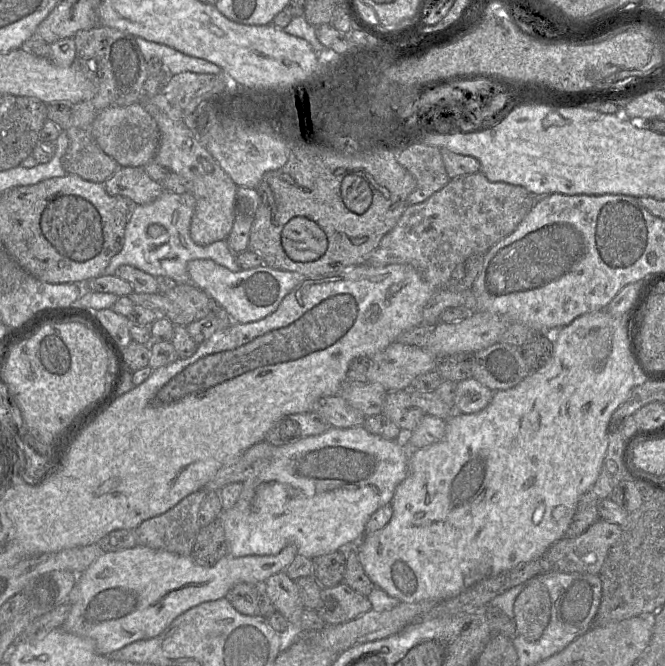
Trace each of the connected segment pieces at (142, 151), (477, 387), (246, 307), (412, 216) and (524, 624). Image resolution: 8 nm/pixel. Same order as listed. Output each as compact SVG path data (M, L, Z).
M141 102L102 110L92 122L91 135L120 166L144 167L153 160L160 142L157 123Z
M472 377L458 382L454 390L456 413L480 412L489 404L493 393L492 390Z
M195 259L195 260L189 261L187 264L187 271L188 271L188 275L189 275L189 282L192 283L193 285L195 285L197 288L206 292L218 304L218 306L224 310L224 312L232 319L232 321L234 321L235 323L239 323L239 324L255 322L255 321L261 320L261 319L267 317L268 315L270 315L271 313L273 313L279 307L279 305L281 304L284 297L287 294L289 294L303 279L307 278L298 273L275 270L275 269L269 268L267 266L259 266L256 268L251 268L251 269L247 269L247 270L242 269L237 272L232 272L232 271L228 270L227 268L222 267L209 259Z
M481 172L451 179L441 190L422 203L409 205L395 227L381 240L368 260L374 267L408 264L414 267L434 289L450 286L456 267L476 254L486 254L491 247L511 234L539 201L526 188L504 182L491 182Z
M533 578L524 583L525 587L517 596L513 606L513 621L517 635L528 641L537 641L541 638L551 617L551 598L547 588L538 578Z

